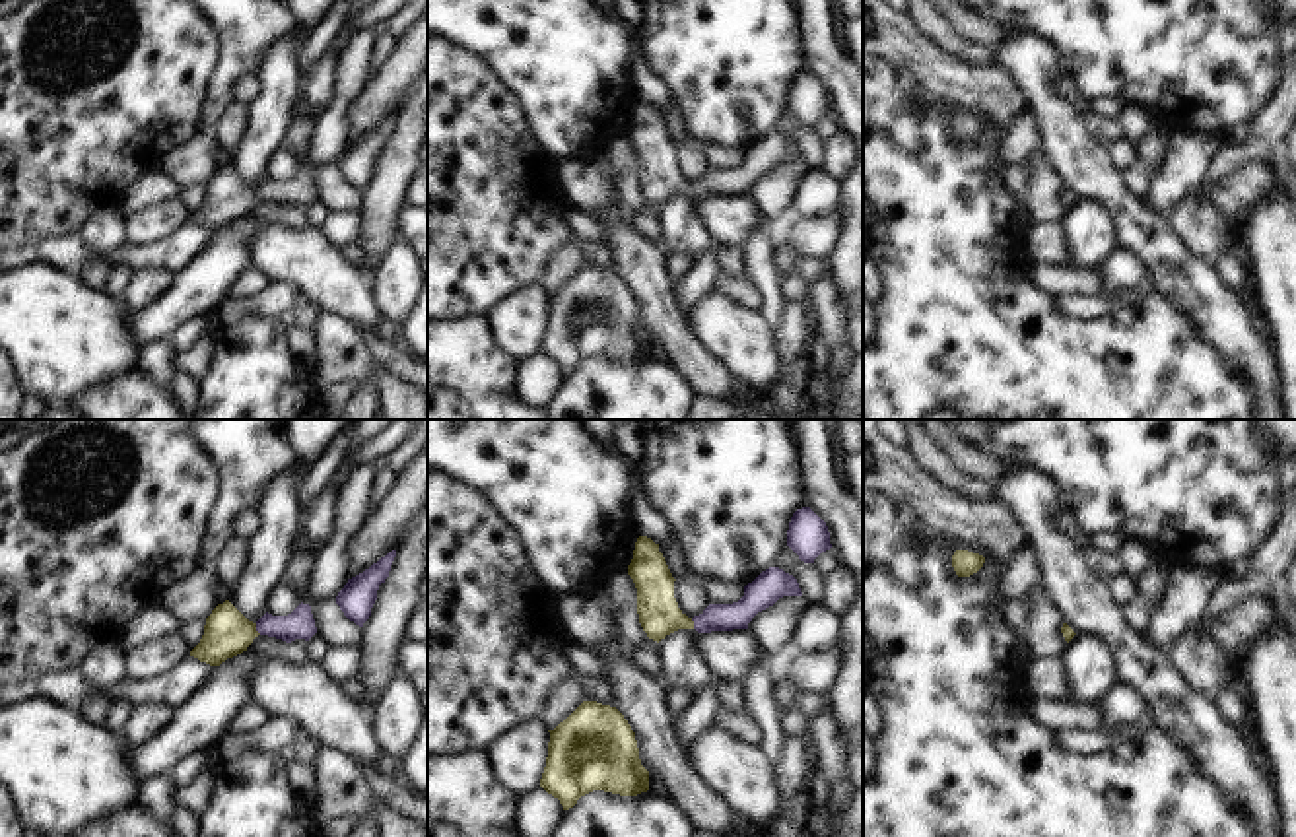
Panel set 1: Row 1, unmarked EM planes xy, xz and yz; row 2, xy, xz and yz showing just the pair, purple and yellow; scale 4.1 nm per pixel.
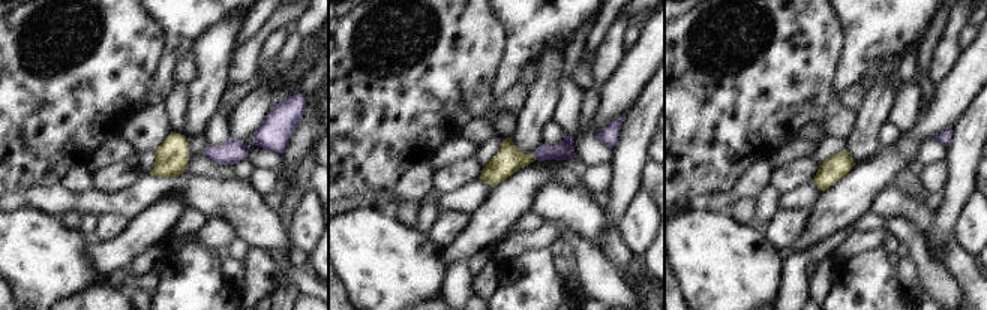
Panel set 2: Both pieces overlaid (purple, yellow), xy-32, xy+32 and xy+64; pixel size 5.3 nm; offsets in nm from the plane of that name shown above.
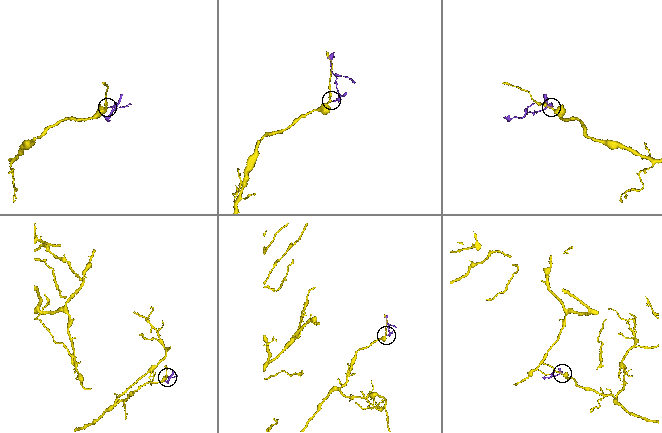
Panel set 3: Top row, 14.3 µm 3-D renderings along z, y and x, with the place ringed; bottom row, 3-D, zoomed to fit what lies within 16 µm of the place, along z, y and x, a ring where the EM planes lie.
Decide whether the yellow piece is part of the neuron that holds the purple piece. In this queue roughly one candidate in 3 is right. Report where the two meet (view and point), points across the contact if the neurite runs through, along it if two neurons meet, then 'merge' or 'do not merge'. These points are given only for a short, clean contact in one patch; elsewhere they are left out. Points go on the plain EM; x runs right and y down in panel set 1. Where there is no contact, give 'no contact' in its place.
xy (257, 195) | across xy (300, 189), (257, 195), (228, 197) | merge

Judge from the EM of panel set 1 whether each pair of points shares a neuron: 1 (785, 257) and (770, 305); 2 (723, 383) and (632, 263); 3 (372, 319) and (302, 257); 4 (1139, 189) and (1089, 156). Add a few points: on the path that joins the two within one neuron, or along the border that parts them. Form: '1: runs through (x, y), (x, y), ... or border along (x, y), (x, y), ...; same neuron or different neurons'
1: border along (774, 249), (774, 267), (782, 276); different neurons
2: runs through (692, 356), (669, 333), (659, 317), (653, 294); same neuron
3: runs through (354, 303), (319, 272); same neuron
4: border along (1122, 173), (1124, 185), (1141, 200); different neurons

